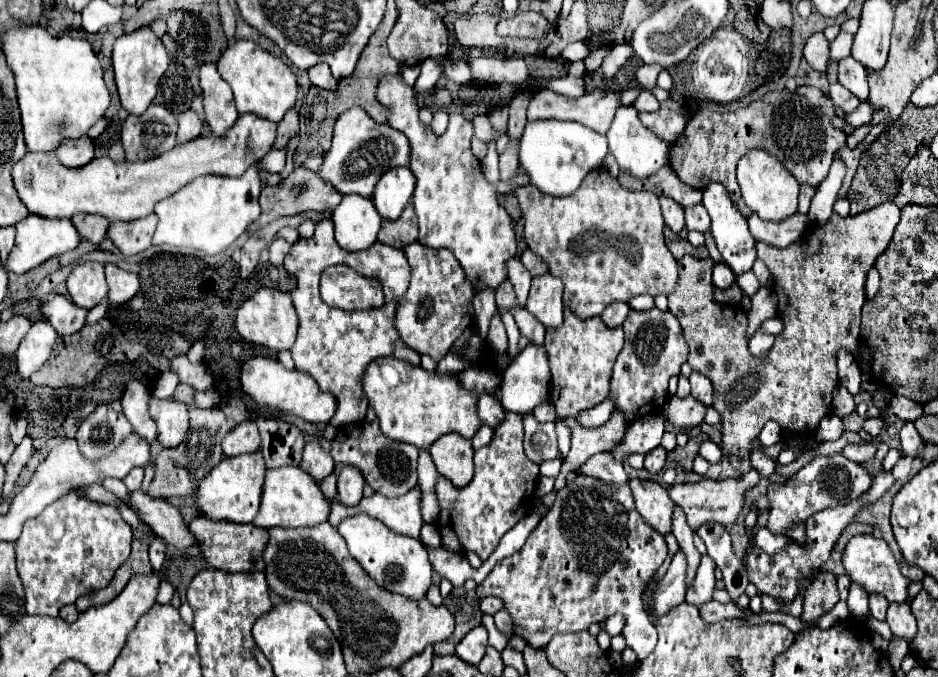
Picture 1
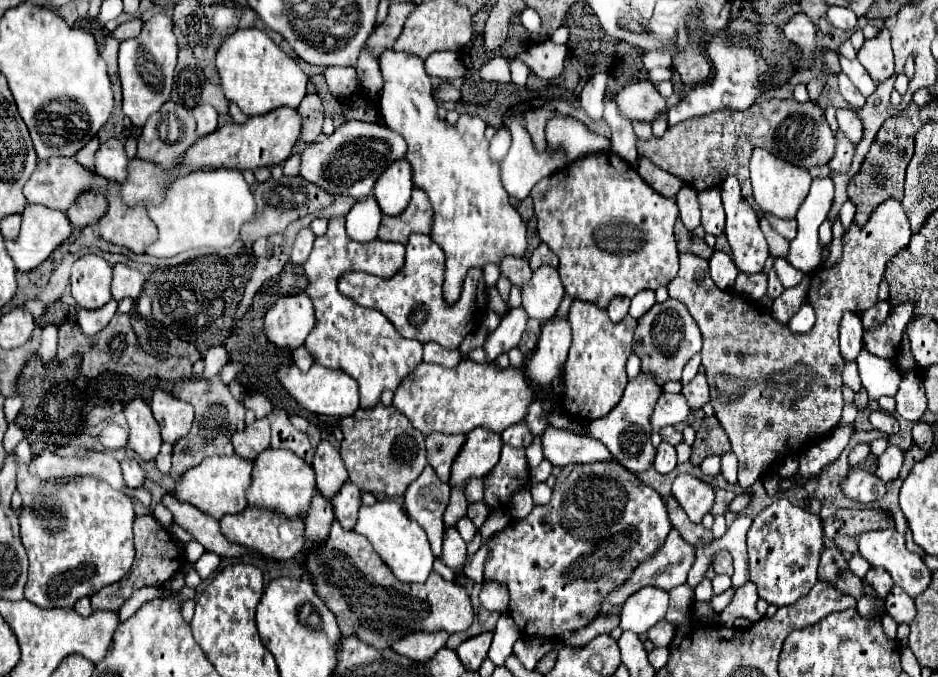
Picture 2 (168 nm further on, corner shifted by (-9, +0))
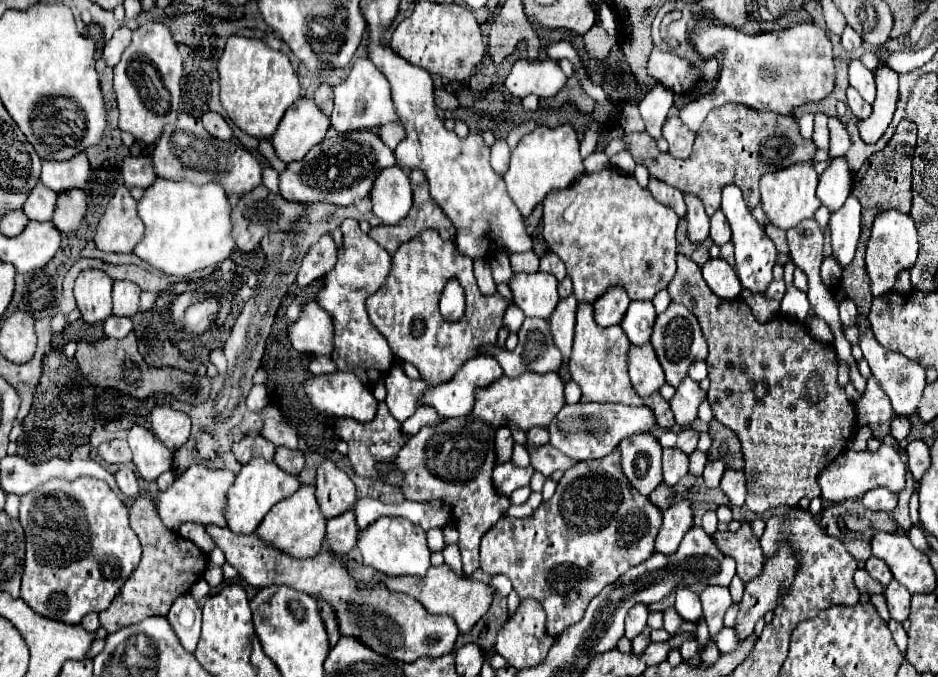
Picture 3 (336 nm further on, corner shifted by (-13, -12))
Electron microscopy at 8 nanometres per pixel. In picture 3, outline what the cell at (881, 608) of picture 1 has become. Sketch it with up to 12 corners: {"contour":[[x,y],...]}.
{"contour":[[870,558],[866,572],[880,584],[892,582],[892,572],[882,560]]}

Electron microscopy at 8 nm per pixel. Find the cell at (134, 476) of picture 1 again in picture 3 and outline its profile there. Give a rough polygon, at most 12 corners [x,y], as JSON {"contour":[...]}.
{"contour":[[132,468],[116,472],[120,490],[128,498],[138,496],[138,478]]}

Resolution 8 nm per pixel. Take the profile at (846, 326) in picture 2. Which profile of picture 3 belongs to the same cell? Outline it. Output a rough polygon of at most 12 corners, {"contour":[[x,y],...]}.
{"contour":[[852,300],[840,304],[840,320],[844,326],[856,326],[858,312]]}

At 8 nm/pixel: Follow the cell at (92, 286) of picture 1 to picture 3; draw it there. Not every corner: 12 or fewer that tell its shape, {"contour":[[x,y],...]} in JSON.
{"contour":[[82,270],[74,298],[84,322],[112,314],[112,278]]}

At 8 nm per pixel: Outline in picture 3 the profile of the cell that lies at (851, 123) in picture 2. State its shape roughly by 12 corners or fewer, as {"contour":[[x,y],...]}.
{"contour":[[830,118],[830,156],[844,156],[852,146],[846,126]]}

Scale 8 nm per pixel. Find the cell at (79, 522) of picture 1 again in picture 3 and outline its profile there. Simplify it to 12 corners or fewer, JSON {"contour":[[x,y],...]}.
{"contour":[[96,478],[20,496],[22,600],[80,624],[142,556]]}

